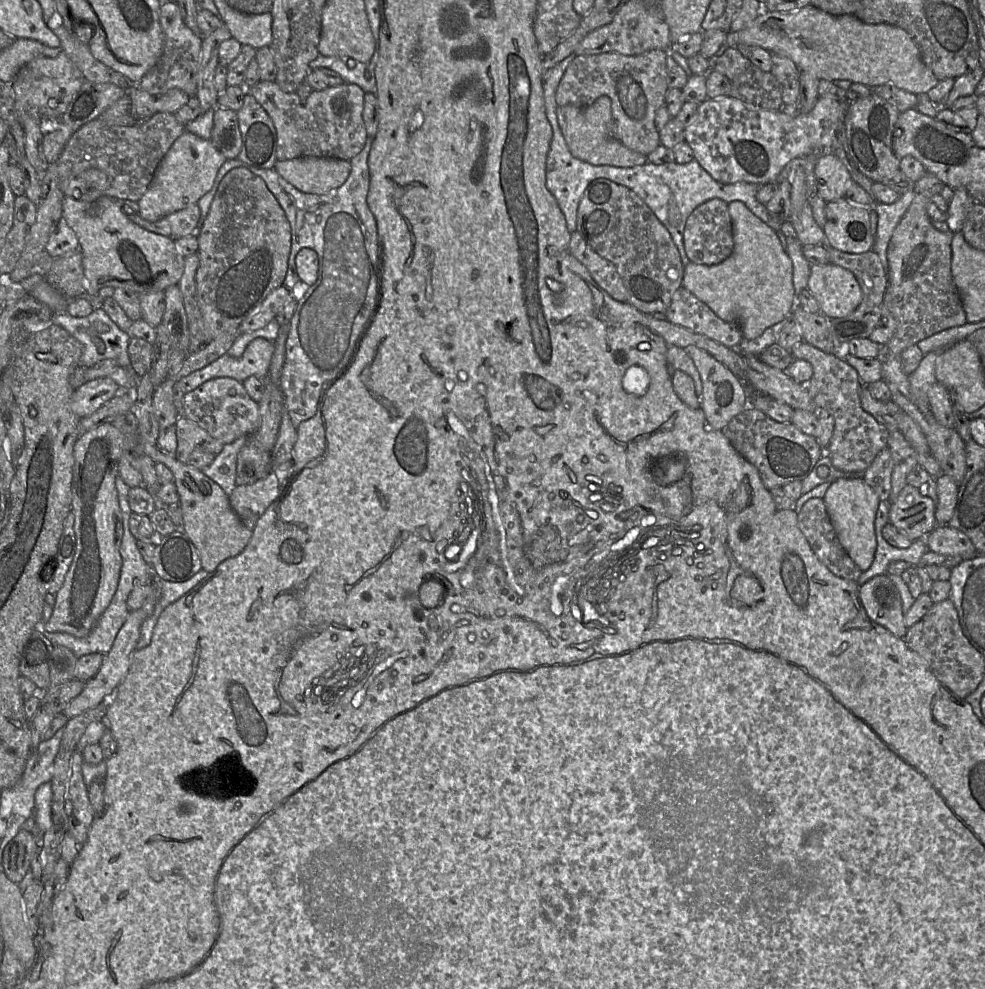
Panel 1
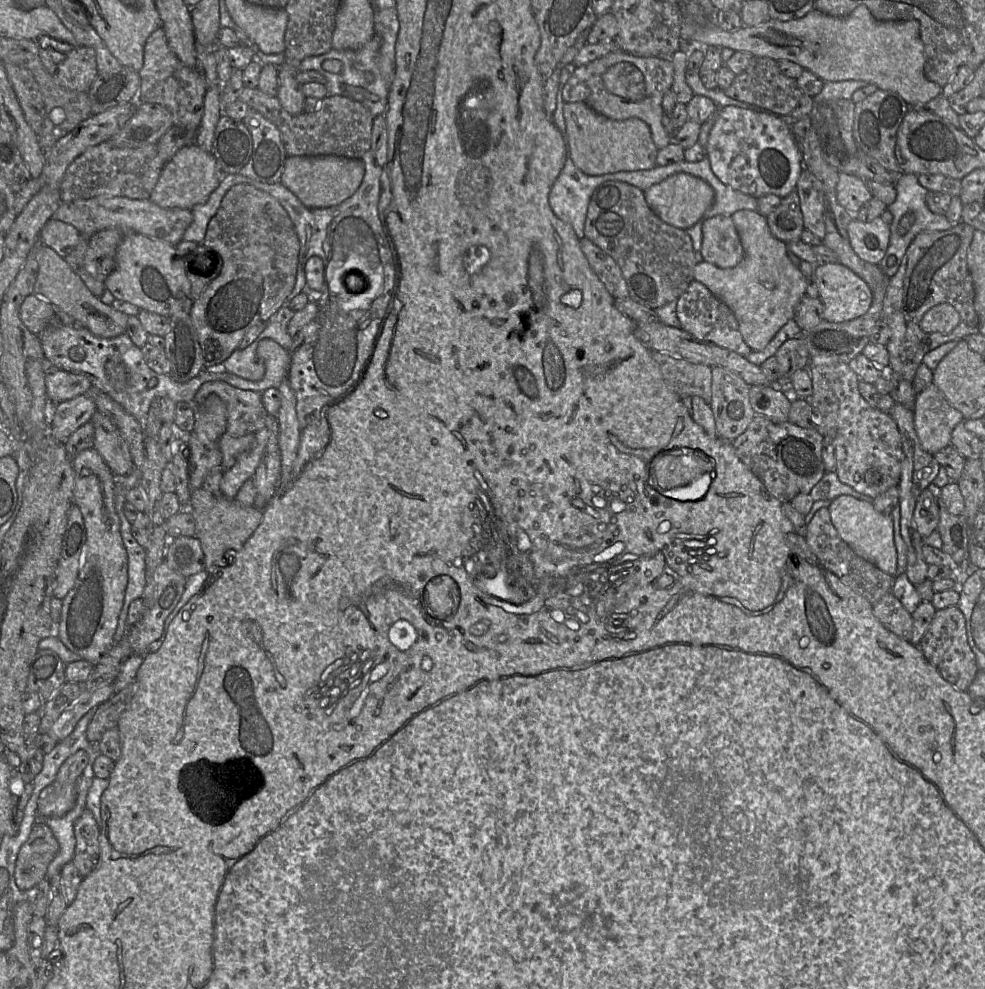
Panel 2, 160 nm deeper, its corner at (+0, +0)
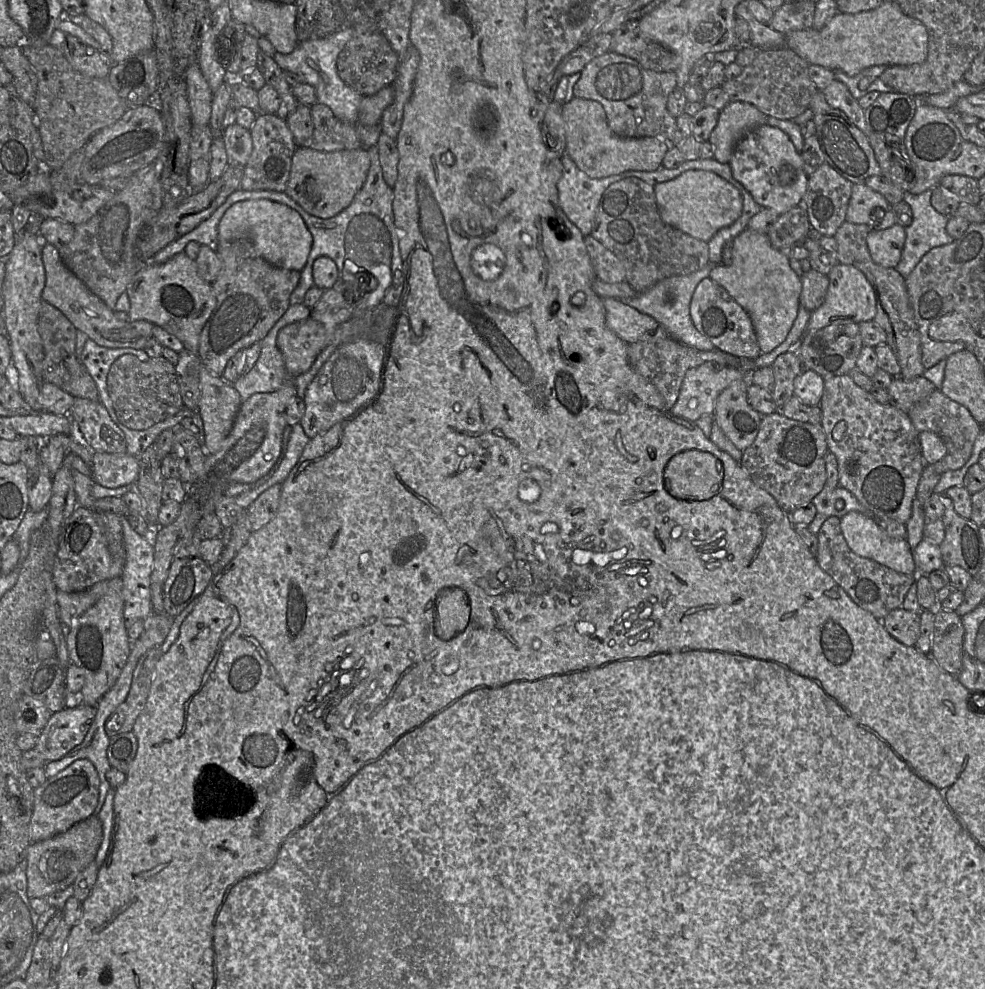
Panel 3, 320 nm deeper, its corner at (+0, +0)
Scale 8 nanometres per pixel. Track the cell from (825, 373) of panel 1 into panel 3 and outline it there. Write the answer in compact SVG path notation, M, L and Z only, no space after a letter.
M848 374L824 378L819 407L828 451L837 459L839 486L851 492L875 516L906 525L927 465L921 452L920 432L909 415L891 404L880 404Z

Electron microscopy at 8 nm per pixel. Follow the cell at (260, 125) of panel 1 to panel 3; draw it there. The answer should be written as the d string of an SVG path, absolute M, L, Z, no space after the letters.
M258 113L249 131L253 141L253 151L244 167L240 188L284 192L290 177L292 158L297 149L285 118L281 115Z

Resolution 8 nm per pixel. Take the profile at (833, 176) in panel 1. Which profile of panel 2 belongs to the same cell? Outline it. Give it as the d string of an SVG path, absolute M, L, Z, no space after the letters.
M839 173L836 185L837 202L851 214L857 214L861 206L873 197L866 182L857 176Z

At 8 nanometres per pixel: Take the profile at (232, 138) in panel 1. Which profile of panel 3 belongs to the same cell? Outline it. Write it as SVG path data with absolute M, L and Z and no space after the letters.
M235 122L224 128L222 138L228 166L245 166L253 151L250 131Z

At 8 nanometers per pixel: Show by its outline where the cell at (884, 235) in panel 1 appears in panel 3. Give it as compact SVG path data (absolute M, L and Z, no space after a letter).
M932 189L921 194L912 194L908 190L903 192L902 201L909 204L913 213L912 223L905 227L906 240L901 259L895 267L904 278L929 250L954 241L946 230L948 216L931 205L931 195Z

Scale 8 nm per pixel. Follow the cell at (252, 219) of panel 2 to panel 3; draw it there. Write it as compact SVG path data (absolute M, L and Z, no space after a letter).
M248 238L218 241L216 251L223 267L212 283L216 306L201 331L199 356L202 365L213 376L221 376L227 362L239 350L260 342L284 315L290 305L290 295L299 283L301 272L268 263L257 254Z

